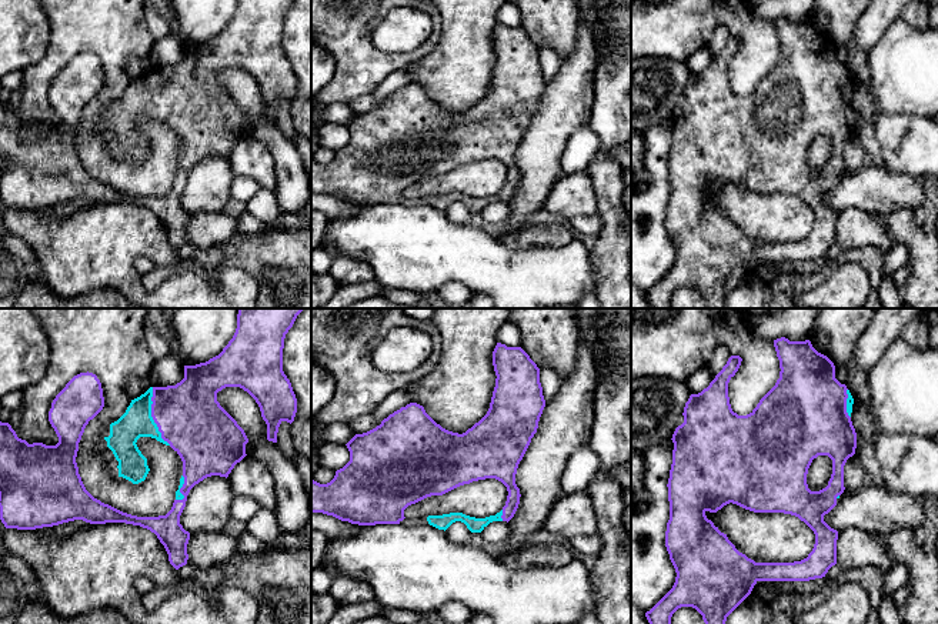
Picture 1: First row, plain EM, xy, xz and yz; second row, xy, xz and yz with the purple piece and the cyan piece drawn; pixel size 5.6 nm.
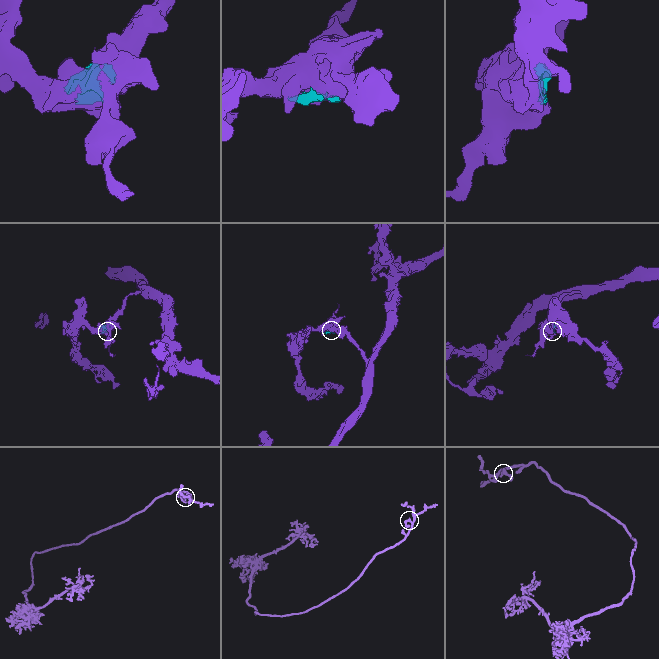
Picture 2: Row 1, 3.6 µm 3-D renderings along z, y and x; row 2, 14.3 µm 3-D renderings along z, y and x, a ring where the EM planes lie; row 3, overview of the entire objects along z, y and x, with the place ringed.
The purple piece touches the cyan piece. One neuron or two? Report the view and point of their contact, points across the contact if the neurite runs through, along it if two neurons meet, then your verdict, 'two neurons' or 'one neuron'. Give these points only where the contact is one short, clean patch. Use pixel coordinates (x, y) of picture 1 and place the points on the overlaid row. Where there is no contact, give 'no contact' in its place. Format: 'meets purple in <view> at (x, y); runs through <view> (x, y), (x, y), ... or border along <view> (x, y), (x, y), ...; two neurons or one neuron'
meets purple in xy at (152, 416); one neuron

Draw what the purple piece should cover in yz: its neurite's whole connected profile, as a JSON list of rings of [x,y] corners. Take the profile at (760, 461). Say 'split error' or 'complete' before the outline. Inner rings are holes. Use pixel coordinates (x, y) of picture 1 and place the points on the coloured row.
split error; [[[785,337],[774,340],[780,360],[780,378],[747,416],[732,411],[728,397],[728,383],[738,371],[742,358],[731,356],[722,370],[707,388],[691,394],[684,407],[684,423],[672,434],[672,464],[668,478],[670,520],[665,531],[665,547],[675,568],[672,588],[650,610],[645,617],[650,624],[671,624],[672,614],[681,607],[692,607],[705,624],[725,624],[727,617],[751,594],[758,581],[810,581],[822,578],[837,564],[838,531],[831,528],[824,515],[835,505],[844,493],[844,466],[855,454],[857,433],[851,421],[854,398],[845,384],[835,378],[835,366],[818,353],[810,340],[790,341]],[[818,456],[832,460],[832,474],[828,485],[811,491],[807,484],[808,468]],[[727,504],[737,504],[754,513],[784,513],[798,517],[815,534],[815,544],[807,558],[794,563],[755,563],[740,553],[705,513],[717,513]]]

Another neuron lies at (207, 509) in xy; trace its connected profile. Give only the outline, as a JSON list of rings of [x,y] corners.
[[[207,477],[190,490],[180,524],[190,534],[220,533],[231,520],[230,508],[234,497],[226,477]]]

